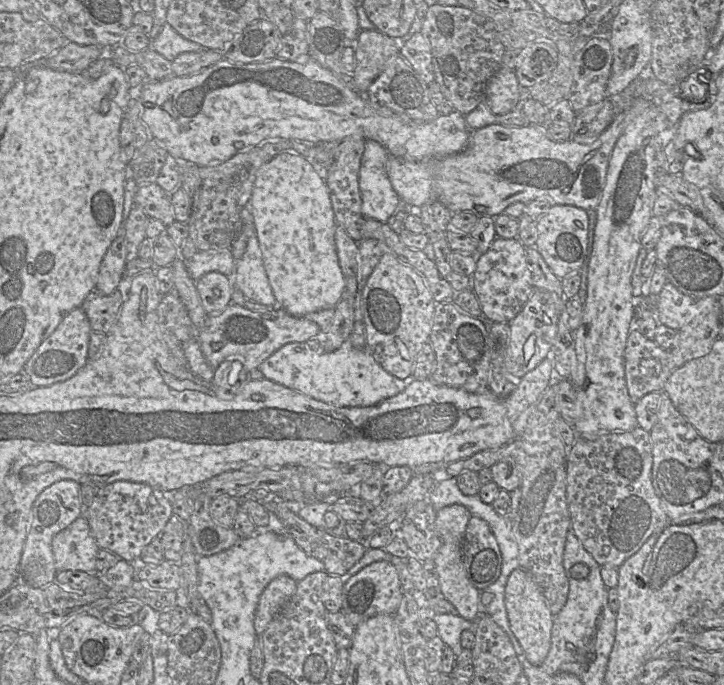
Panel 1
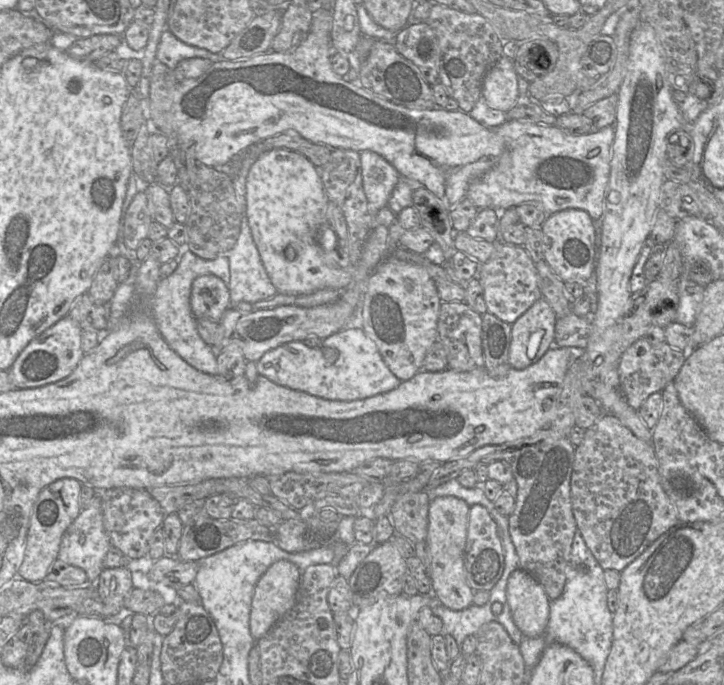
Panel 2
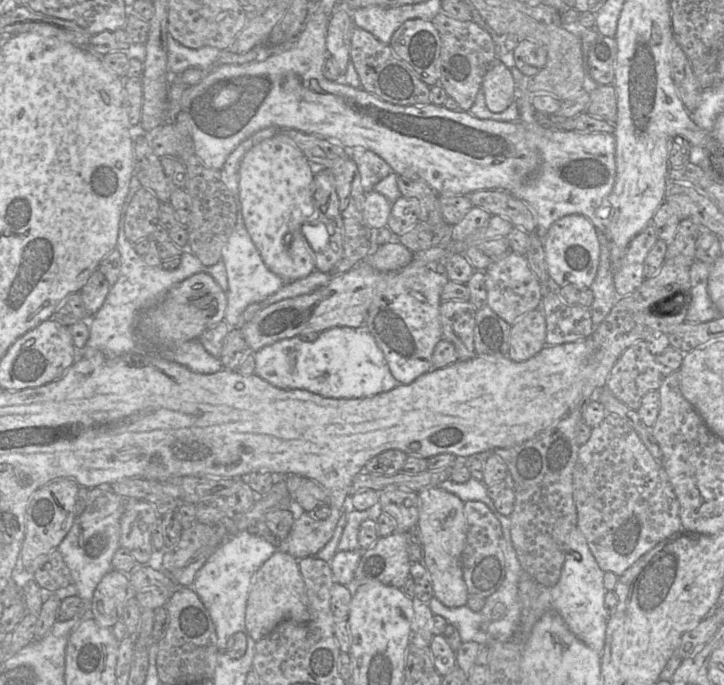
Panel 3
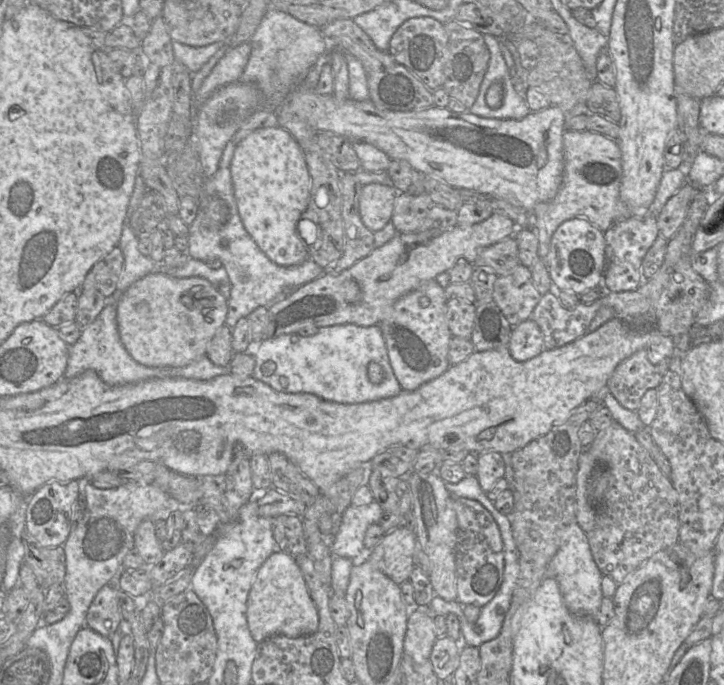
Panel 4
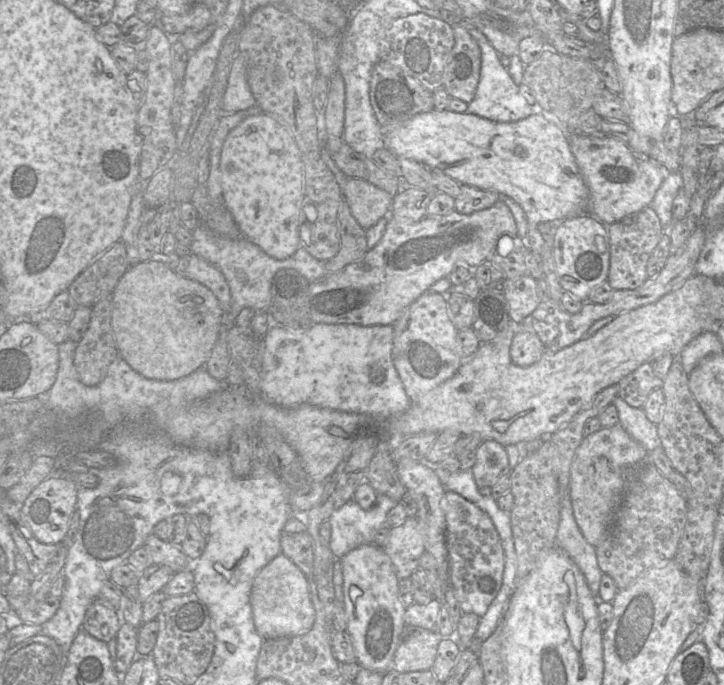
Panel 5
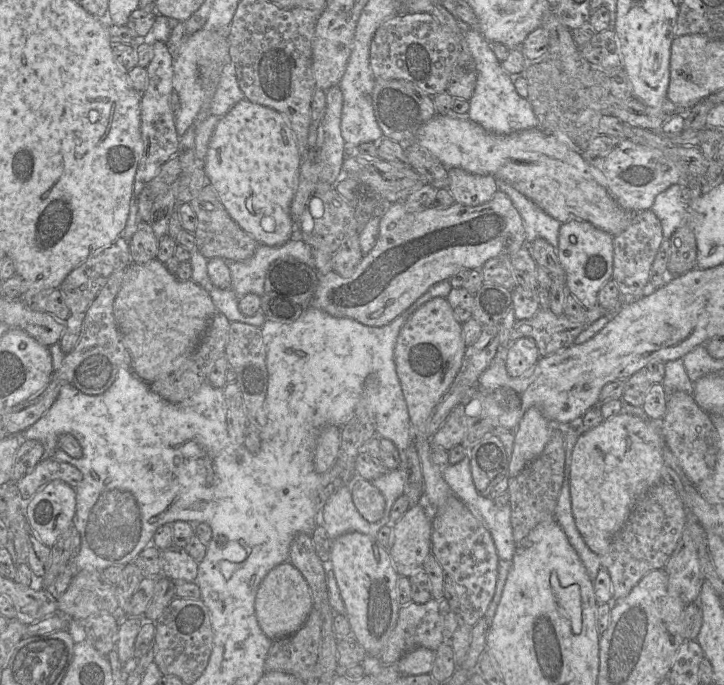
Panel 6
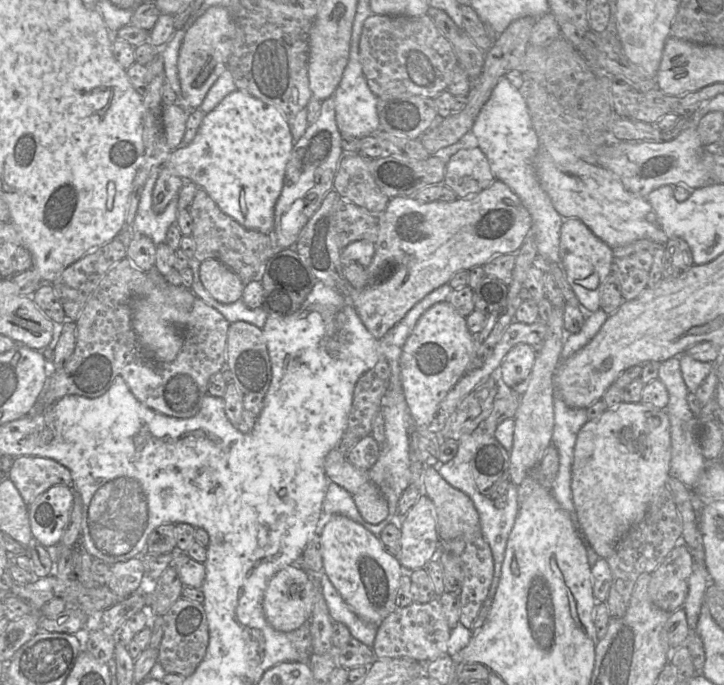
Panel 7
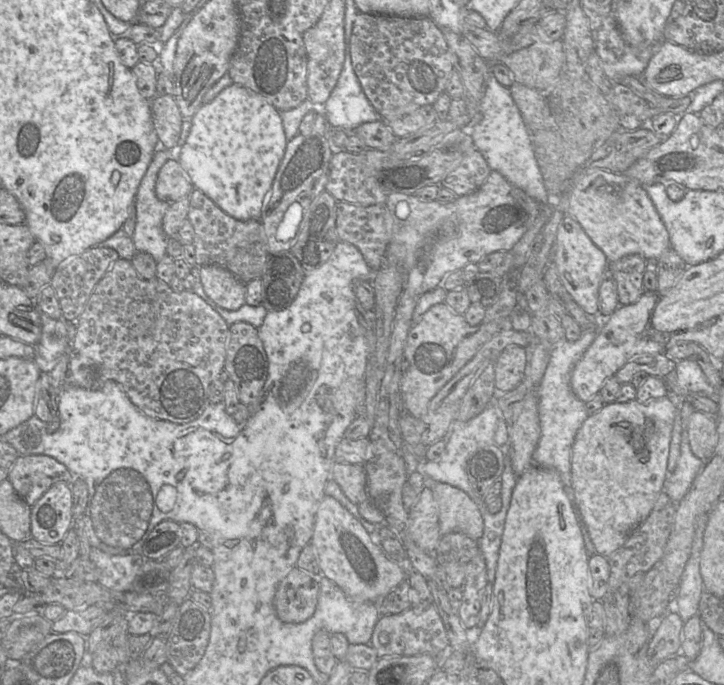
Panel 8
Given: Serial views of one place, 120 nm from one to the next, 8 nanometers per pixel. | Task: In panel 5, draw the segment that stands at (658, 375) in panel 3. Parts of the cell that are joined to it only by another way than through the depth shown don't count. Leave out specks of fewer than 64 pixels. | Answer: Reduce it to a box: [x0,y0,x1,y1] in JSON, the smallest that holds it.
[618,362,663,408]

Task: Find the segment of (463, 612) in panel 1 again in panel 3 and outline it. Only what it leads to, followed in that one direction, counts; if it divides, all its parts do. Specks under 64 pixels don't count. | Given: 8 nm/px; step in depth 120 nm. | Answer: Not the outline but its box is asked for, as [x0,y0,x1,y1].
[417,486,469,607]

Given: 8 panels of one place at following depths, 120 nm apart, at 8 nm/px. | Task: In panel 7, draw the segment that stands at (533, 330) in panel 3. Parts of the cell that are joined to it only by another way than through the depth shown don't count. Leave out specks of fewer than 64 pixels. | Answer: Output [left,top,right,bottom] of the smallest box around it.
[501,343,537,387]

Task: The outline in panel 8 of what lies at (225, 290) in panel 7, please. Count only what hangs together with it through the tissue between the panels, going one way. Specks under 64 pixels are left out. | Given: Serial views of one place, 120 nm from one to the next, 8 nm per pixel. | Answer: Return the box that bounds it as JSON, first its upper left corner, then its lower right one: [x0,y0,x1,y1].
[199,265,246,311]

